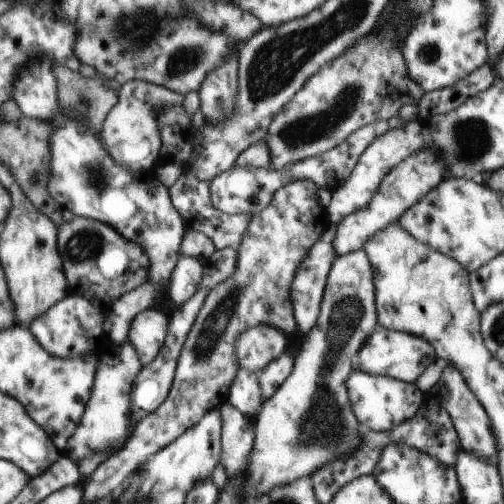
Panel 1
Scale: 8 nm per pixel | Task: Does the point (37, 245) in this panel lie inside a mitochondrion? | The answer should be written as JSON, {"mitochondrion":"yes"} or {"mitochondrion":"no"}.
{"mitochondrion":"yes"}

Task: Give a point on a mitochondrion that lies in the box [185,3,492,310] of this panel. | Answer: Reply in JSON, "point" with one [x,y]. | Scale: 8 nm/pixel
{"point":[307,130]}

